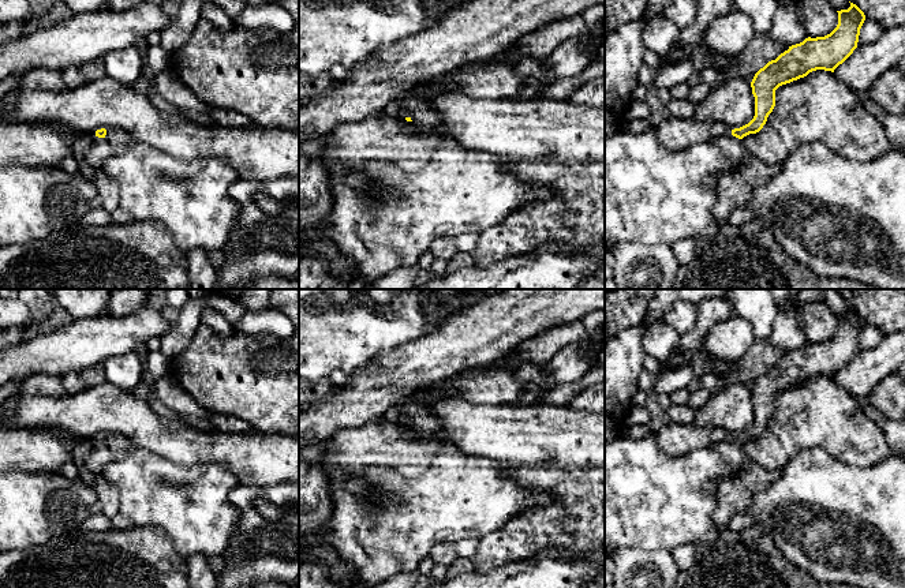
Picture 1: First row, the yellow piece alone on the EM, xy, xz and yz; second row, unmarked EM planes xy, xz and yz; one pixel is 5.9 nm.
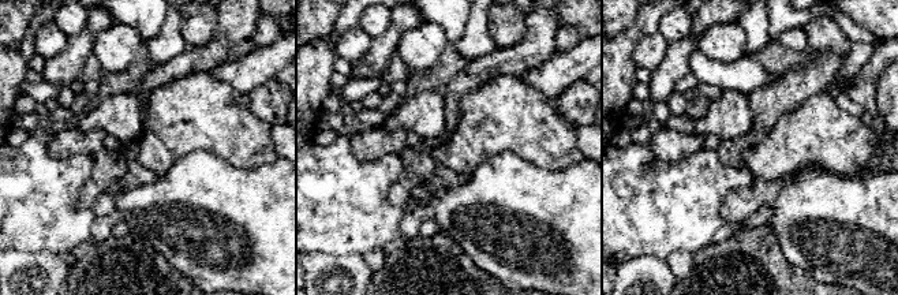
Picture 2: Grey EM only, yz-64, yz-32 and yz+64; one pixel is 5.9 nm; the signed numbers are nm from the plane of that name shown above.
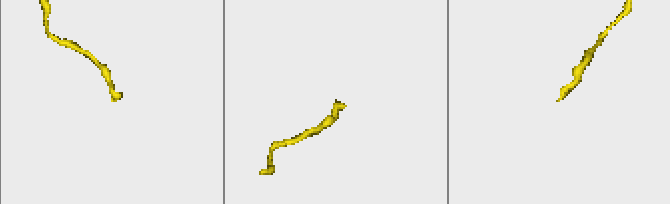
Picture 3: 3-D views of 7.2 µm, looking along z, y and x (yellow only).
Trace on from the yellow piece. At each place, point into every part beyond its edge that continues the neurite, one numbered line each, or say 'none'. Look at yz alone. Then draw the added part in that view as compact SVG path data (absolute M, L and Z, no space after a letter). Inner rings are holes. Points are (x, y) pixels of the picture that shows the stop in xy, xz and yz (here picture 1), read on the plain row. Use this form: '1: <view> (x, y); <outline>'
1: yz (732, 454); M725 439L719 443L713 443L711 447L719 453L722 461L729 467L743 468L748 461L748 457L743 452L741 445L729 439Z

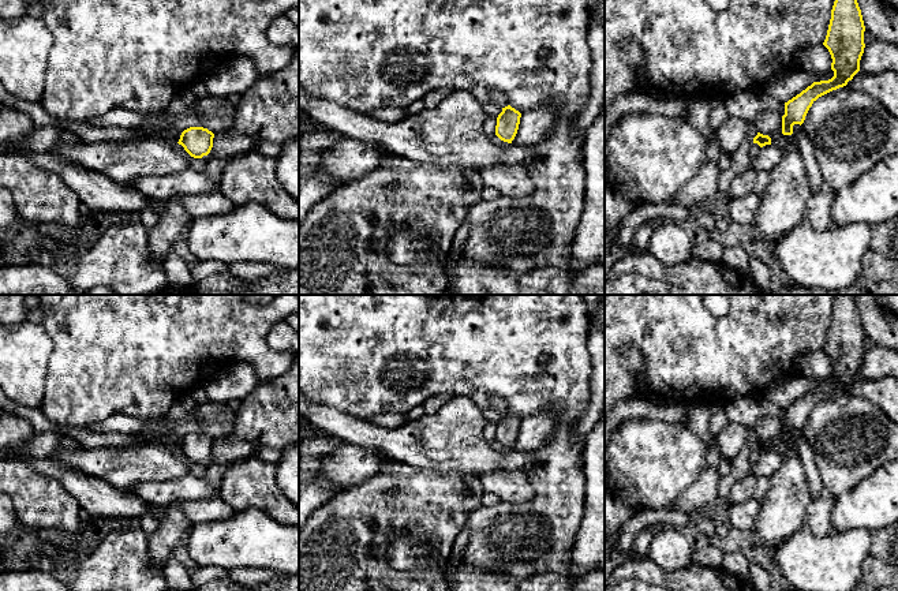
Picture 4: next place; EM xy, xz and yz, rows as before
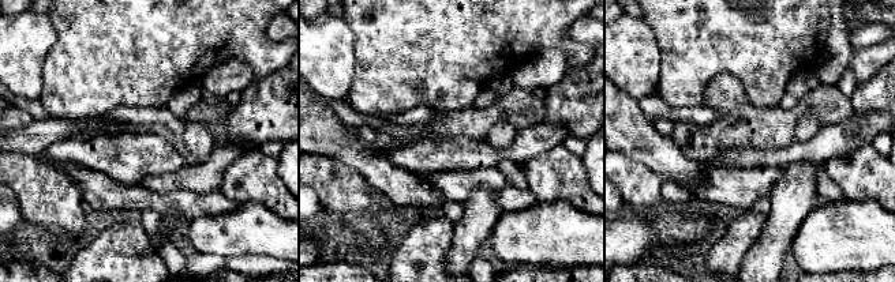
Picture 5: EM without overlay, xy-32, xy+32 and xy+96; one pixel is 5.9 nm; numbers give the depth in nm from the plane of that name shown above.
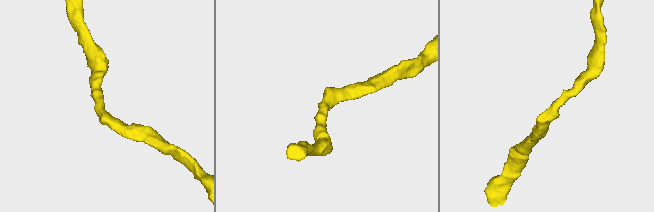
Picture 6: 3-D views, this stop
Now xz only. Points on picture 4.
none

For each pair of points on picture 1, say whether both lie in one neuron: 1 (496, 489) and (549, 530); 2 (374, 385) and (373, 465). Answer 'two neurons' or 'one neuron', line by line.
1: two neurons
2: two neurons

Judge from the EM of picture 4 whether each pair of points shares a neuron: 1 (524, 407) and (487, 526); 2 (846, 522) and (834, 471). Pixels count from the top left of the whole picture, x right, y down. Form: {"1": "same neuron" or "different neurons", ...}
{"1": "same neuron", "2": "different neurons"}

